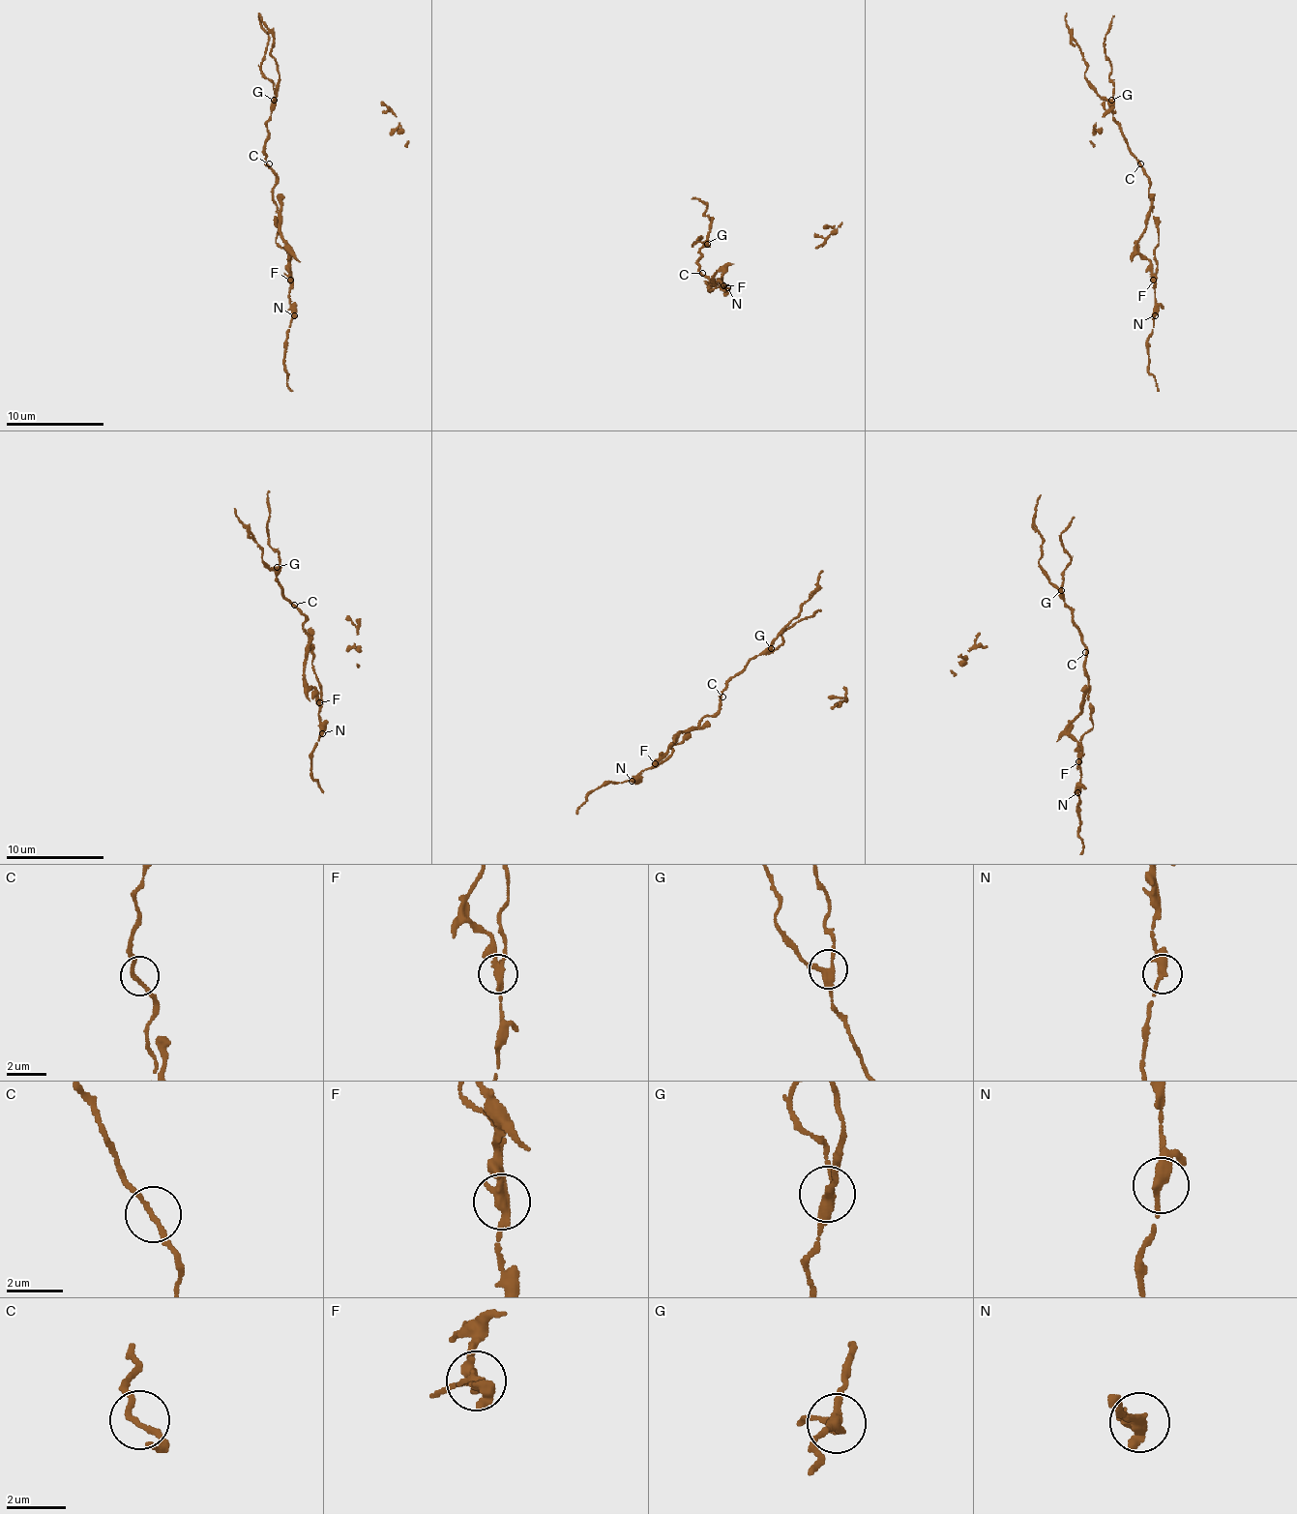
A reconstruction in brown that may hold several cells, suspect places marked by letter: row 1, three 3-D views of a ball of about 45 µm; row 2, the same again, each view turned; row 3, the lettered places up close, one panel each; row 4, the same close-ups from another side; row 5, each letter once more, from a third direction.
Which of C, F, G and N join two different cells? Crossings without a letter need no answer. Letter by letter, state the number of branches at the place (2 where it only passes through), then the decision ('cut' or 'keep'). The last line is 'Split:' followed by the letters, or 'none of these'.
C: 2 branches meet; keep
F: 3 branches meet; cut
G: 3 branches meet; keep
N: 1 branches meet; keep
Split: F

